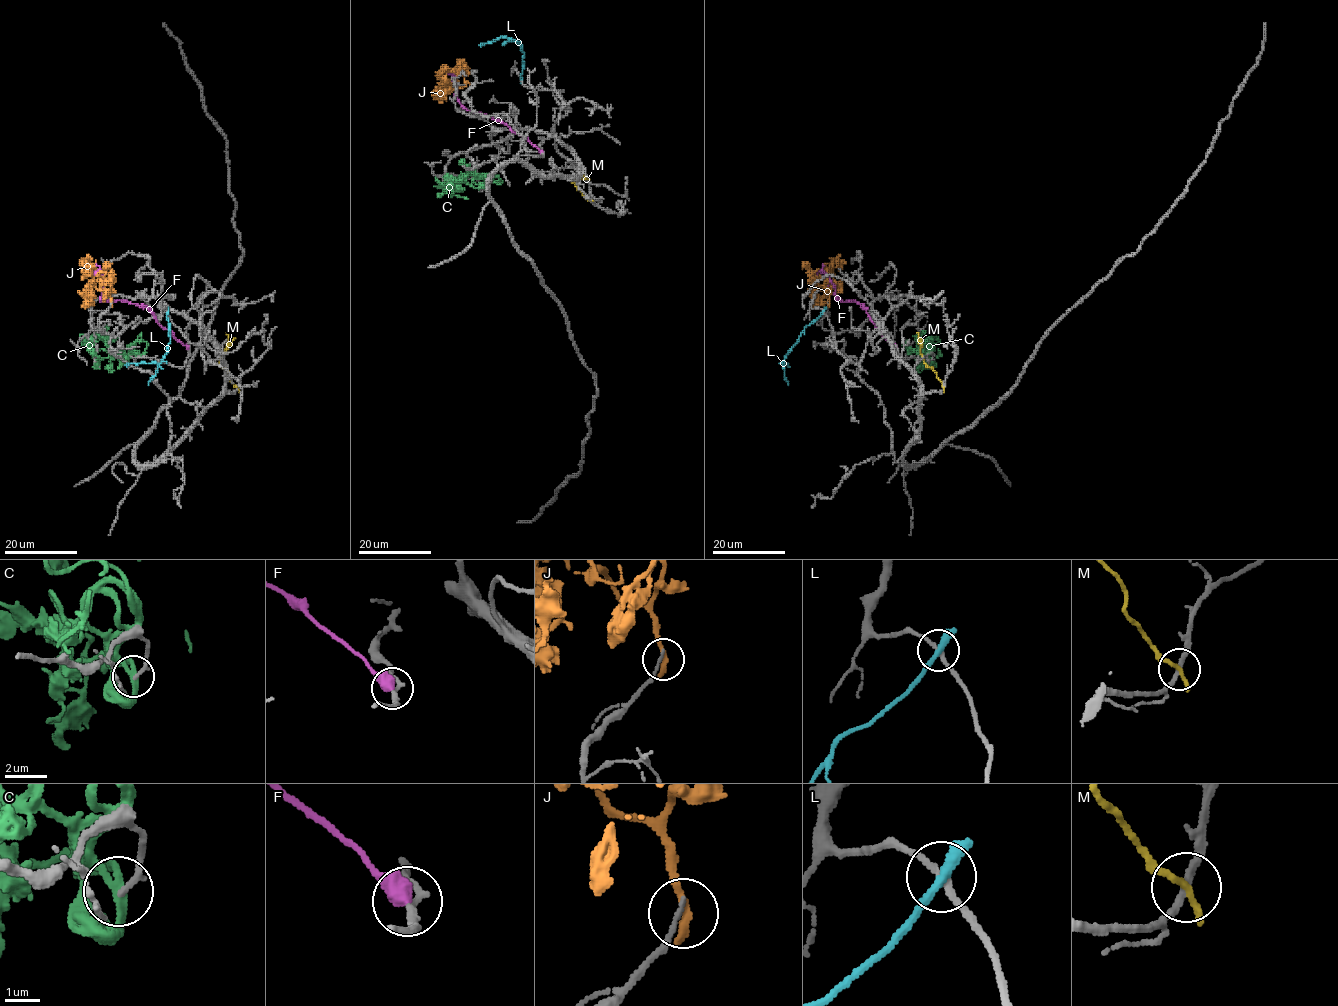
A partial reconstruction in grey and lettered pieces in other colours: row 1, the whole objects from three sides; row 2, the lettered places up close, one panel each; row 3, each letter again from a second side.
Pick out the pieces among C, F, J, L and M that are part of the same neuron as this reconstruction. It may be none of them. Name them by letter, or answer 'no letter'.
no letter

